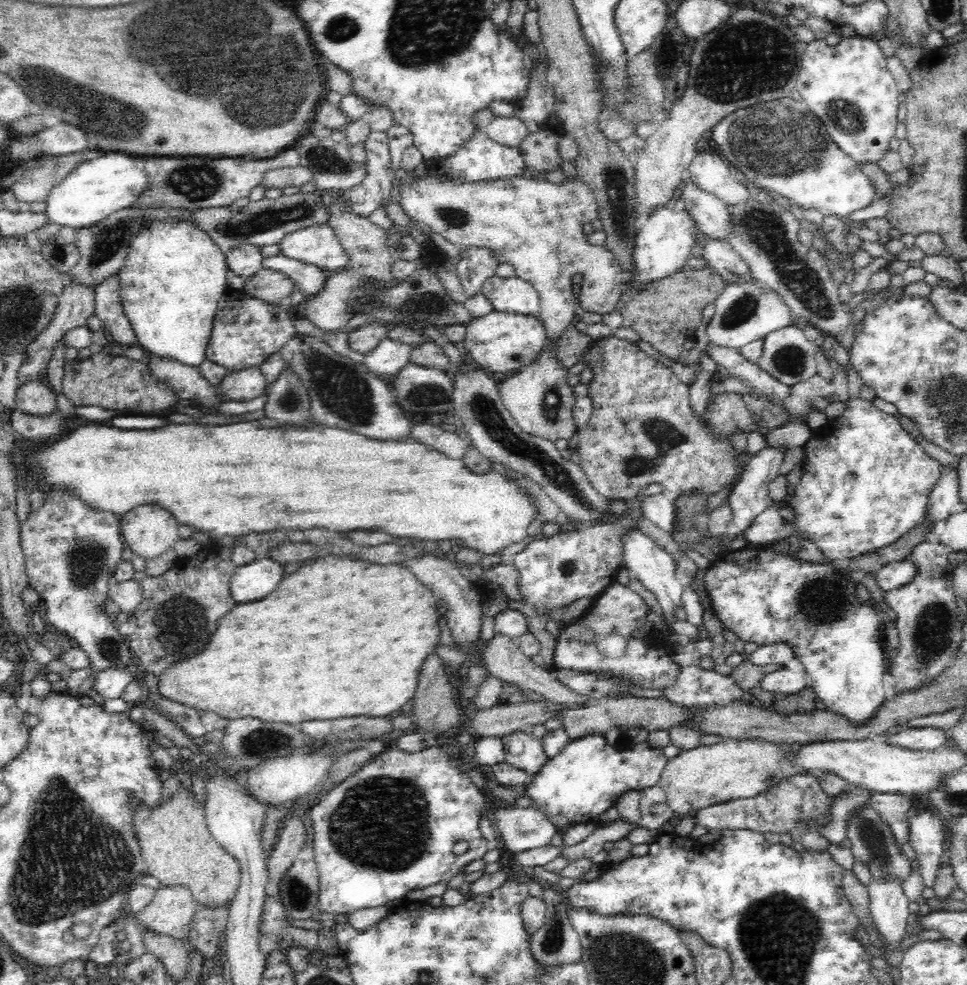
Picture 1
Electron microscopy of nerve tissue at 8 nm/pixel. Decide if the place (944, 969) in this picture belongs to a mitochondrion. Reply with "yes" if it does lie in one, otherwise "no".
no

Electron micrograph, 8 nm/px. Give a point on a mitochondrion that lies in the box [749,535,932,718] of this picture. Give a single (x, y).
(823, 600)

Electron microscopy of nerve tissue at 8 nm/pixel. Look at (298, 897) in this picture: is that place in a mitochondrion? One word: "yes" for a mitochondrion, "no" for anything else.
yes

